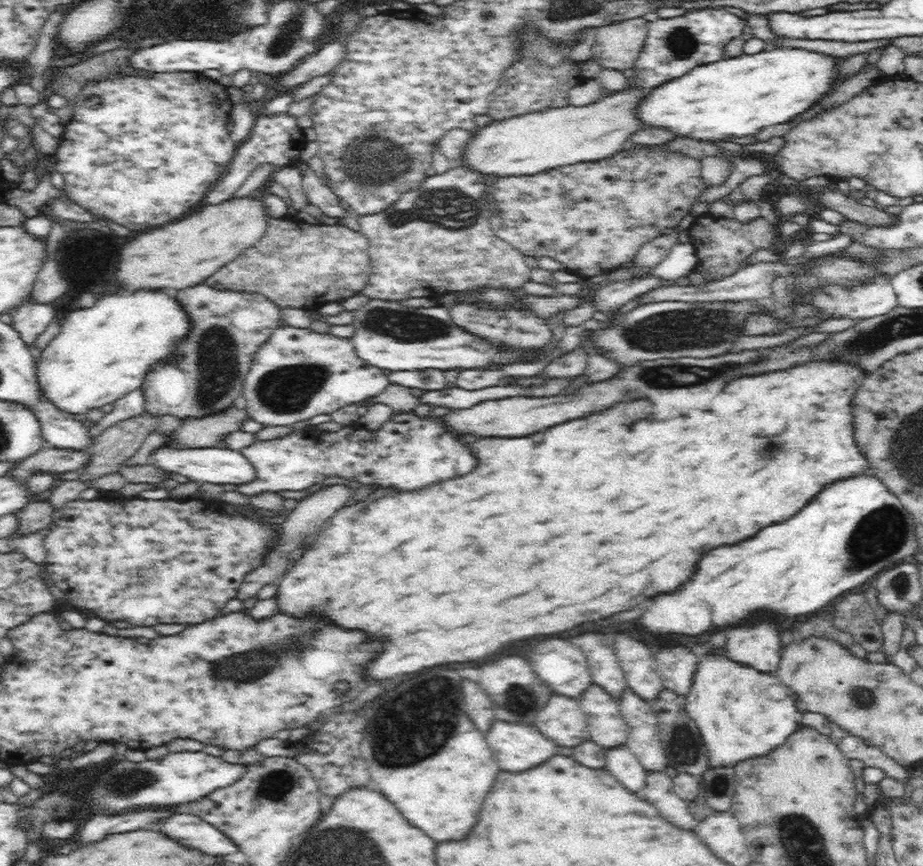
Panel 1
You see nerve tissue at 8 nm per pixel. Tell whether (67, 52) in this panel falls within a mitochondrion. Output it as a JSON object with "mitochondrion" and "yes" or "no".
{"mitochondrion":"no"}

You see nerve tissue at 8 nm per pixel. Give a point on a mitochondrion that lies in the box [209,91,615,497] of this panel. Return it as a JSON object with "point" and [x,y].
{"point":[366,165]}

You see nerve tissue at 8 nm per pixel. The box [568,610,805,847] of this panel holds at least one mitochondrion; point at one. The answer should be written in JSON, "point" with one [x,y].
{"point":[685,749]}

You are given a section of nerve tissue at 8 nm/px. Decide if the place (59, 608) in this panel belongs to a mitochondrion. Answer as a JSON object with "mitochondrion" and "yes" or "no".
{"mitochondrion":"no"}

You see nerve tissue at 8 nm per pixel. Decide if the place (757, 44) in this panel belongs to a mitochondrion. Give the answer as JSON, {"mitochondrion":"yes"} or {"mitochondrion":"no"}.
{"mitochondrion":"no"}

